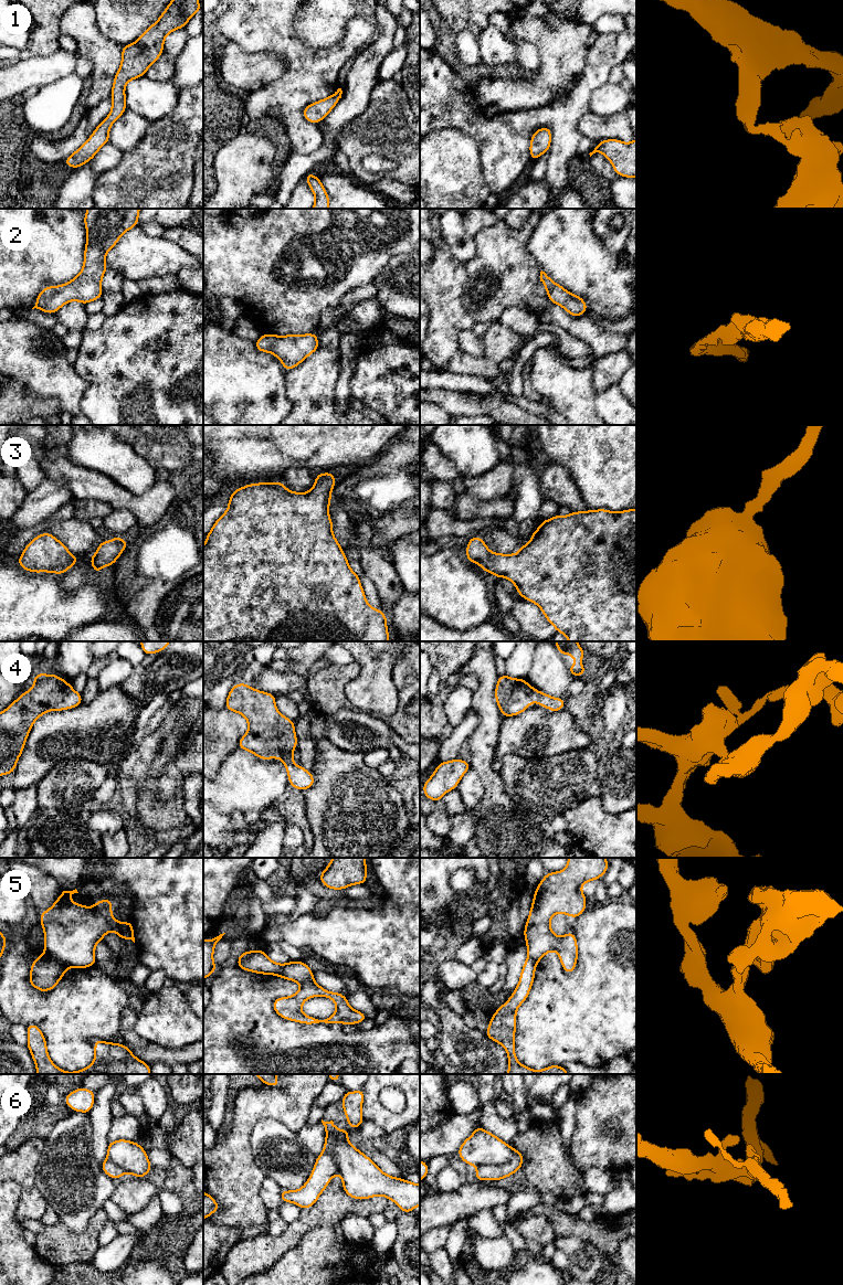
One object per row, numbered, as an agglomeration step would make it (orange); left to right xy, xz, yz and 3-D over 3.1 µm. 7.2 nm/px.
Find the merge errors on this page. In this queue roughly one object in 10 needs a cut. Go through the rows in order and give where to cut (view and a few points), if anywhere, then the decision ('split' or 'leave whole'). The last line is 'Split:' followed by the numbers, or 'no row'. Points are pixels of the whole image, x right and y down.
1: no cut | leave whole
2: no cut | leave whole
3: no cut | leave whole
4: no cut | leave whole
5: xy (44, 951), (70, 966) | split
6: yz (514, 1149), (513, 1156), (505, 1163), (481, 1164), (477, 1167) | split
Split: 5, 6

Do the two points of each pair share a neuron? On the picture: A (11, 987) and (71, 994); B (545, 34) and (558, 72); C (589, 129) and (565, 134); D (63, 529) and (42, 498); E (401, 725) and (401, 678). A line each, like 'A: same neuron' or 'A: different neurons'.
A: same neuron
B: same neuron
C: different neurons
D: different neurons
E: same neuron

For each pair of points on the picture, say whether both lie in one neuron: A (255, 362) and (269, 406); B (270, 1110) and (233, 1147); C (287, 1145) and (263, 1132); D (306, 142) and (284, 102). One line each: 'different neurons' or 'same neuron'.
A: same neuron
B: same neuron
C: same neuron
D: same neuron

